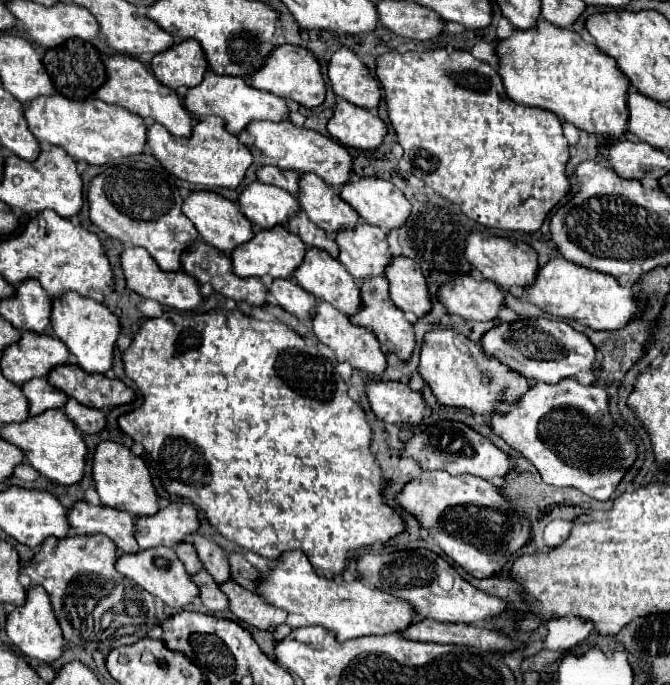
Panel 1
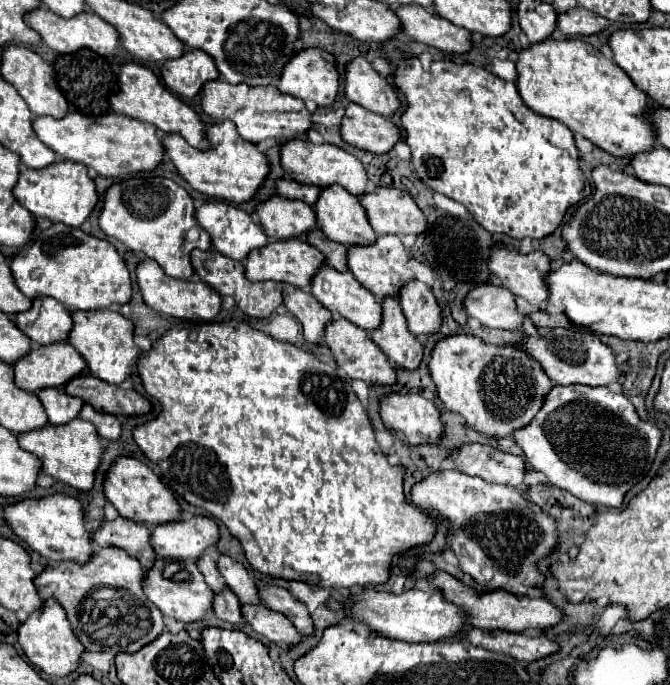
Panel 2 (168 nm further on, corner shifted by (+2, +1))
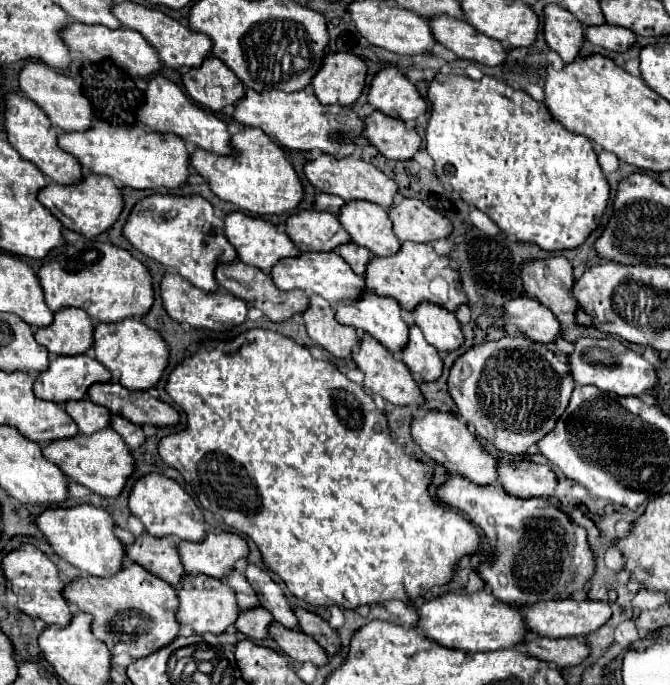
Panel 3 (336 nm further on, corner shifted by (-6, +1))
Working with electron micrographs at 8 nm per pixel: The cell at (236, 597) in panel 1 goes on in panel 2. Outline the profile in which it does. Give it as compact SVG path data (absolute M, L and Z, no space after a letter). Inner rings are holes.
M242 606L242 614L244 620L272 644L296 646L302 640L298 630L288 618L284 618L284 614L272 612L266 606Z

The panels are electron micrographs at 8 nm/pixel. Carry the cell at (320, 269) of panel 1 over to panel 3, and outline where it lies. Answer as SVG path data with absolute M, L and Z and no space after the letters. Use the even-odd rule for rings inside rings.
M370 290L364 298L356 298L356 302L340 302L336 306L336 320L368 332L390 352L400 352L408 342L408 326L400 316L400 304Z

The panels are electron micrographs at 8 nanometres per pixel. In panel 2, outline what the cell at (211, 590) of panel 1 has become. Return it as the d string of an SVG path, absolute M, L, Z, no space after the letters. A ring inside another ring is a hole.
M226 588L220 594L216 594L214 614L220 620L226 620L230 624L242 624L244 622L244 618L242 618L242 604L240 604L238 596L230 588Z

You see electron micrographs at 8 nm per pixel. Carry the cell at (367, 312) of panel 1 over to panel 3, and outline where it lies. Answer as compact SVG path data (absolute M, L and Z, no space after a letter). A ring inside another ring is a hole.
M412 324L408 326L410 334L408 334L408 346L404 346L404 350L400 352L400 360L418 376L422 376L424 380L436 380L442 374L442 358L438 354L438 350L428 344L424 340L424 336L420 334L420 330Z

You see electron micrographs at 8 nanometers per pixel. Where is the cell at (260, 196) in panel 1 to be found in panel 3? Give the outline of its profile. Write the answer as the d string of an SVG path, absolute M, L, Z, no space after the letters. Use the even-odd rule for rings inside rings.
M300 210L288 216L286 234L300 252L328 252L350 240L334 214L318 210Z

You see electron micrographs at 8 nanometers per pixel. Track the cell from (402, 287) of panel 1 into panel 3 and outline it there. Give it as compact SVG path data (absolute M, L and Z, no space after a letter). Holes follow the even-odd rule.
M422 302L420 306L416 306L416 310L412 310L412 316L414 324L422 330L426 342L432 344L434 348L448 352L462 344L460 324L454 312L446 310L444 306Z

